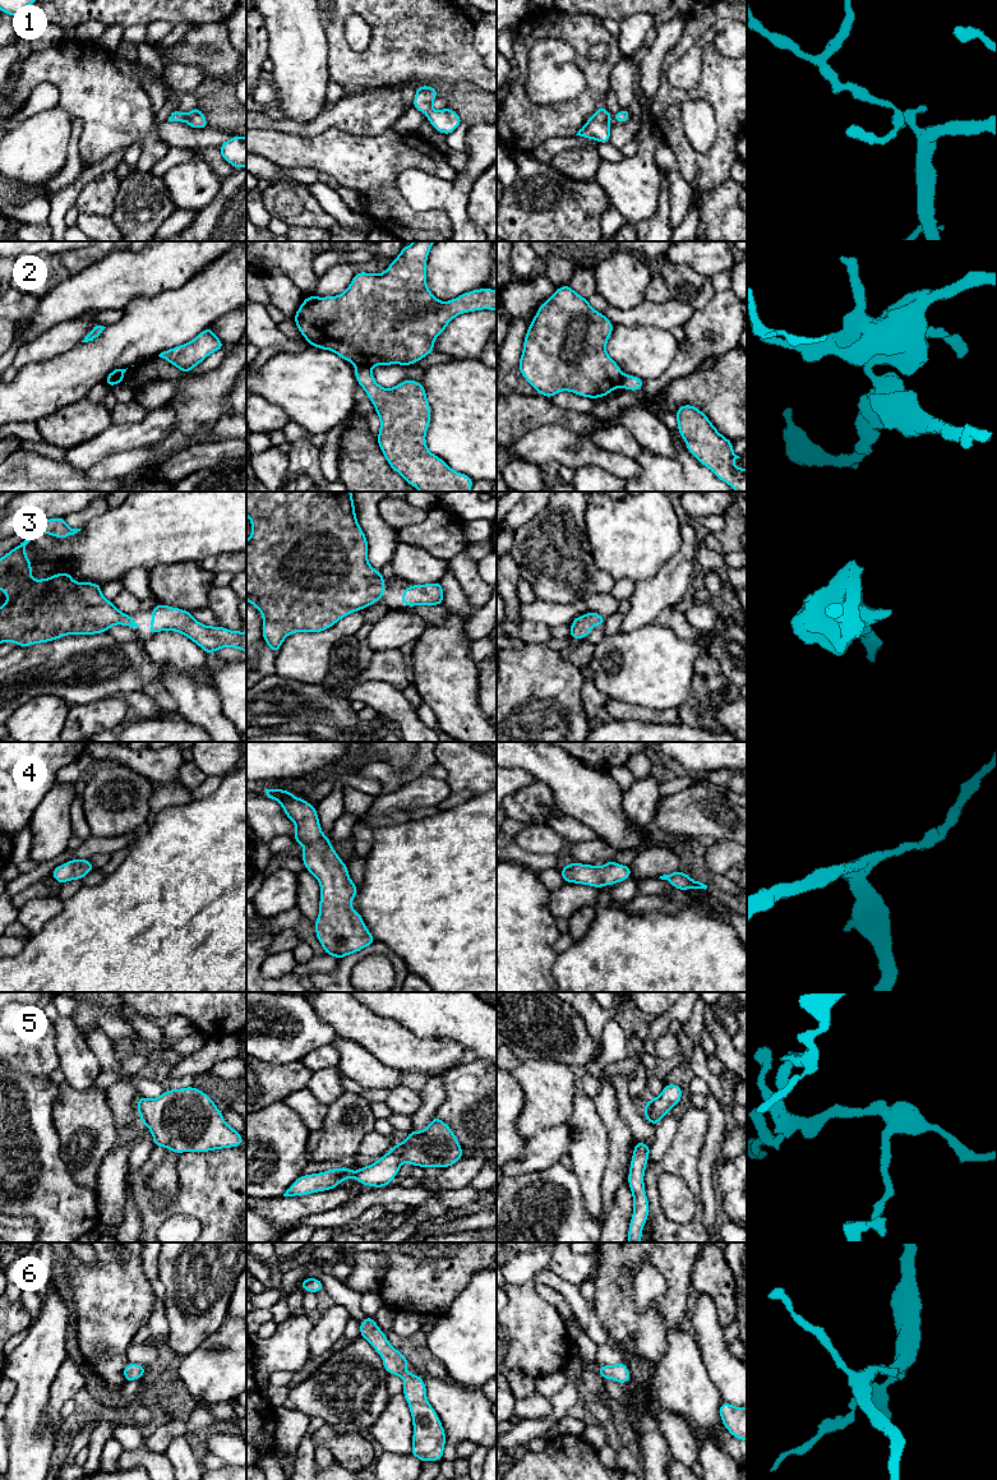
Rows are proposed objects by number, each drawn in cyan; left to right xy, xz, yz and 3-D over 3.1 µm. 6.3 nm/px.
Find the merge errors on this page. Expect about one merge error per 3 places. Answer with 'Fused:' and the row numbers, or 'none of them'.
Fused: 2

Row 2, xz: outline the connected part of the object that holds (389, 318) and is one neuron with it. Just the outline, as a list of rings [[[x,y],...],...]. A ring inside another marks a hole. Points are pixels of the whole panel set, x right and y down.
[[[435,241],[405,245],[379,275],[356,272],[347,290],[337,296],[306,296],[292,317],[300,333],[322,350],[331,350],[355,366],[412,365],[434,351],[434,340],[457,315],[497,310],[497,290],[479,289],[440,303],[426,286],[426,261]]]

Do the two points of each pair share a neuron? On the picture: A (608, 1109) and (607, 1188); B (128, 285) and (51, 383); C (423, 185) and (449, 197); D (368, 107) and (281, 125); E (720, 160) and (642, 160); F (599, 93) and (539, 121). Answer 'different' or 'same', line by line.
A: same
B: different
C: same
D: same
E: different
F: same

